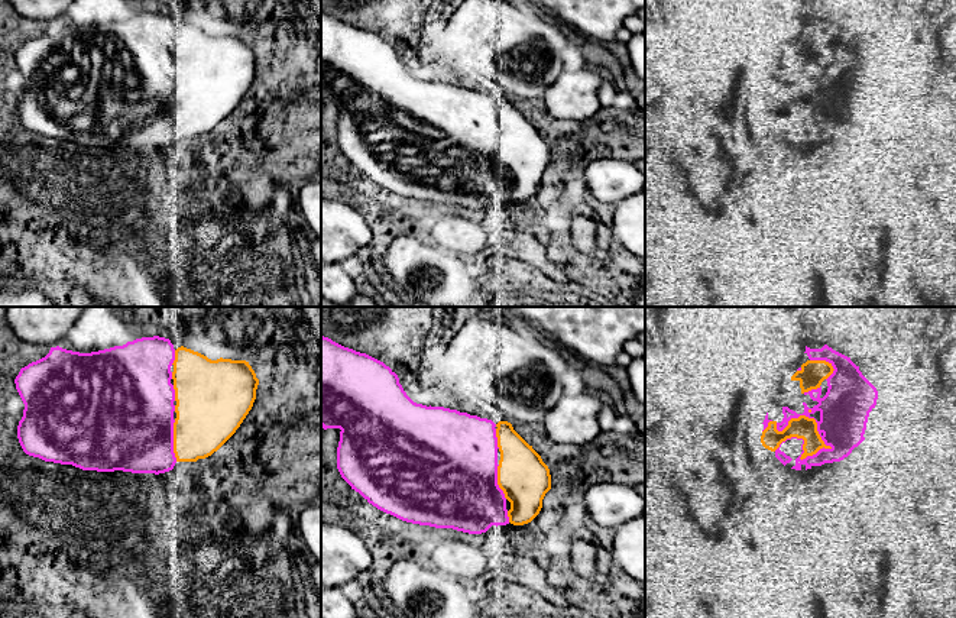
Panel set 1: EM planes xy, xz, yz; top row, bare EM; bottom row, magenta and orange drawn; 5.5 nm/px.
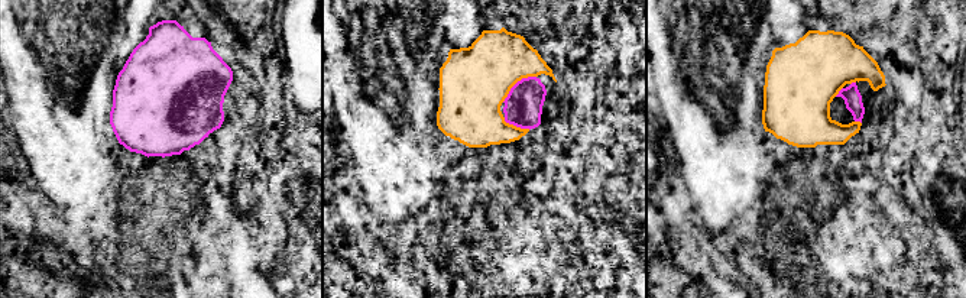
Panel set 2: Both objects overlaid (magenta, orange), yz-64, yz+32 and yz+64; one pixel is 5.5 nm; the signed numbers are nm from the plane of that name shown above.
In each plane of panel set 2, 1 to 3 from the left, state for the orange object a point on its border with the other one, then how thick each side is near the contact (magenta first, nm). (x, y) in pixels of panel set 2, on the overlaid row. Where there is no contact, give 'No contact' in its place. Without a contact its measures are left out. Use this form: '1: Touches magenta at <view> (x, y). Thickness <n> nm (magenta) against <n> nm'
1: No contact
2: Touches magenta at yz+32 (516, 83). Thickness 200 nm (magenta) against 380 nm
3: Touches magenta at yz+64 (839, 91). Thickness 100 nm (magenta) against 400 nm

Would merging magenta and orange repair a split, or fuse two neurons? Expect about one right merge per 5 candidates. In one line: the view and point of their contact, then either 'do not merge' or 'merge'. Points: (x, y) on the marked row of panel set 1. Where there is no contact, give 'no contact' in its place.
yz (801, 449) | merge

